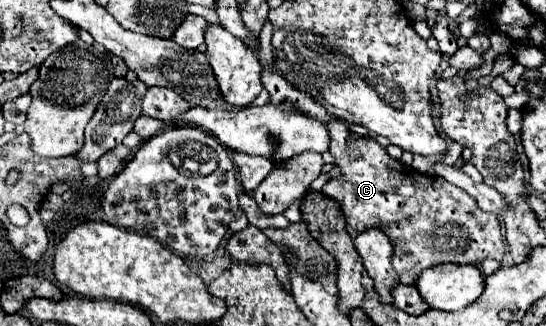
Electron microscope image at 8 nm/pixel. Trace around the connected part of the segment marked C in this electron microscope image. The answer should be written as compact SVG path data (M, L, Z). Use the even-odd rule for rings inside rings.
M338 119L338 123L332 123L332 127L330 127L330 131L332 131L332 143L330 143L330 153L332 153L332 155L334 155L334 157L336 157L336 165L338 165L338 167L340 167L340 169L342 169L342 175L340 175L340 177L336 177L336 179L330 179L330 181L328 181L328 183L326 183L326 185L324 185L324 187L322 187L322 191L320 191L320 193L322 193L322 195L326 195L326 197L330 197L330 199L334 199L334 201L336 201L336 203L338 203L338 205L340 205L340 211L342 211L342 213L344 213L344 217L346 217L346 223L348 223L348 225L350 225L350 227L354 227L354 229L356 229L356 231L362 231L362 229L370 229L370 227L378 227L378 229L382 229L382 231L384 231L384 233L386 233L386 235L388 235L388 237L390 237L390 239L392 239L392 243L394 243L394 255L392 255L392 265L394 265L394 269L396 269L396 273L398 273L398 277L400 277L400 283L404 283L404 285L414 285L414 283L416 283L416 281L418 281L418 277L420 277L420 273L422 273L422 271L424 271L424 269L428 269L428 267L434 267L434 265L440 265L440 263L448 263L448 261L450 261L450 263L468 263L468 265L480 265L480 263L482 263L482 261L484 261L484 259L496 259L496 261L502 261L502 255L504 255L504 241L502 241L502 227L500 227L500 221L498 221L498 219L496 219L496 217L494 217L494 215L492 215L492 213L484 213L484 211L482 211L482 209L480 209L480 207L478 207L478 205L476 205L476 201L474 201L474 199L472 199L472 197L470 197L470 195L468 195L468 193L466 193L466 191L462 191L462 189L460 189L460 187L456 187L456 185L452 185L452 183L448 183L448 181L446 181L446 179L444 179L444 177L440 177L440 175L434 175L434 177L430 177L430 175L422 175L422 173L420 173L420 181L412 181L412 187L410 187L410 189L412 189L412 191L410 191L410 189L408 189L408 187L406 187L406 189L404 189L404 187L398 187L398 181L402 181L402 179L404 179L404 177L412 177L412 175L414 175L414 177L418 177L418 175L416 175L416 173L414 173L414 171L408 171L408 169L406 169L406 167L404 167L404 165L402 165L402 163L400 163L400 161L396 161L396 159L392 159L392 157L390 157L390 155L388 155L388 153L386 153L386 149L384 149L384 147L380 147L380 145L378 145L378 143L376 143L376 141L374 141L374 139L372 139L372 137L360 137L360 139L352 139L352 137L350 137L350 131L348 131L348 127L346 127L346 123L344 123L344 121L340 121L340 119ZM444 225L452 225L452 227L458 227L458 229L460 229L460 231L466 231L466 247L464 247L464 249L448 249L448 251L444 251L444 249L436 249L436 247L440 247L440 237L444 237L444 235L438 235L438 233L436 233L436 231L434 231L434 229L436 229L436 227L444 227Z

